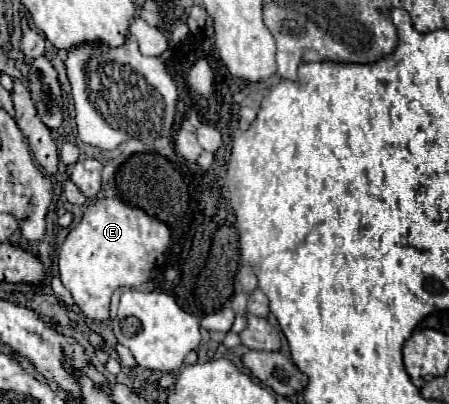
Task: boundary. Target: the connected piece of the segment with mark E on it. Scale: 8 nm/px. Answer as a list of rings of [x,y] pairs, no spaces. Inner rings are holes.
[[[101,198],[85,210],[83,220],[77,224],[77,228],[73,228],[67,234],[67,238],[59,250],[61,282],[71,292],[75,304],[83,310],[83,314],[87,318],[105,320],[105,318],[109,318],[109,300],[111,300],[111,294],[115,292],[115,288],[119,288],[119,286],[135,288],[135,286],[141,286],[141,284],[163,275],[165,250],[167,250],[169,242],[171,242],[171,232],[157,218],[145,214],[139,208],[127,206],[119,198]]]

